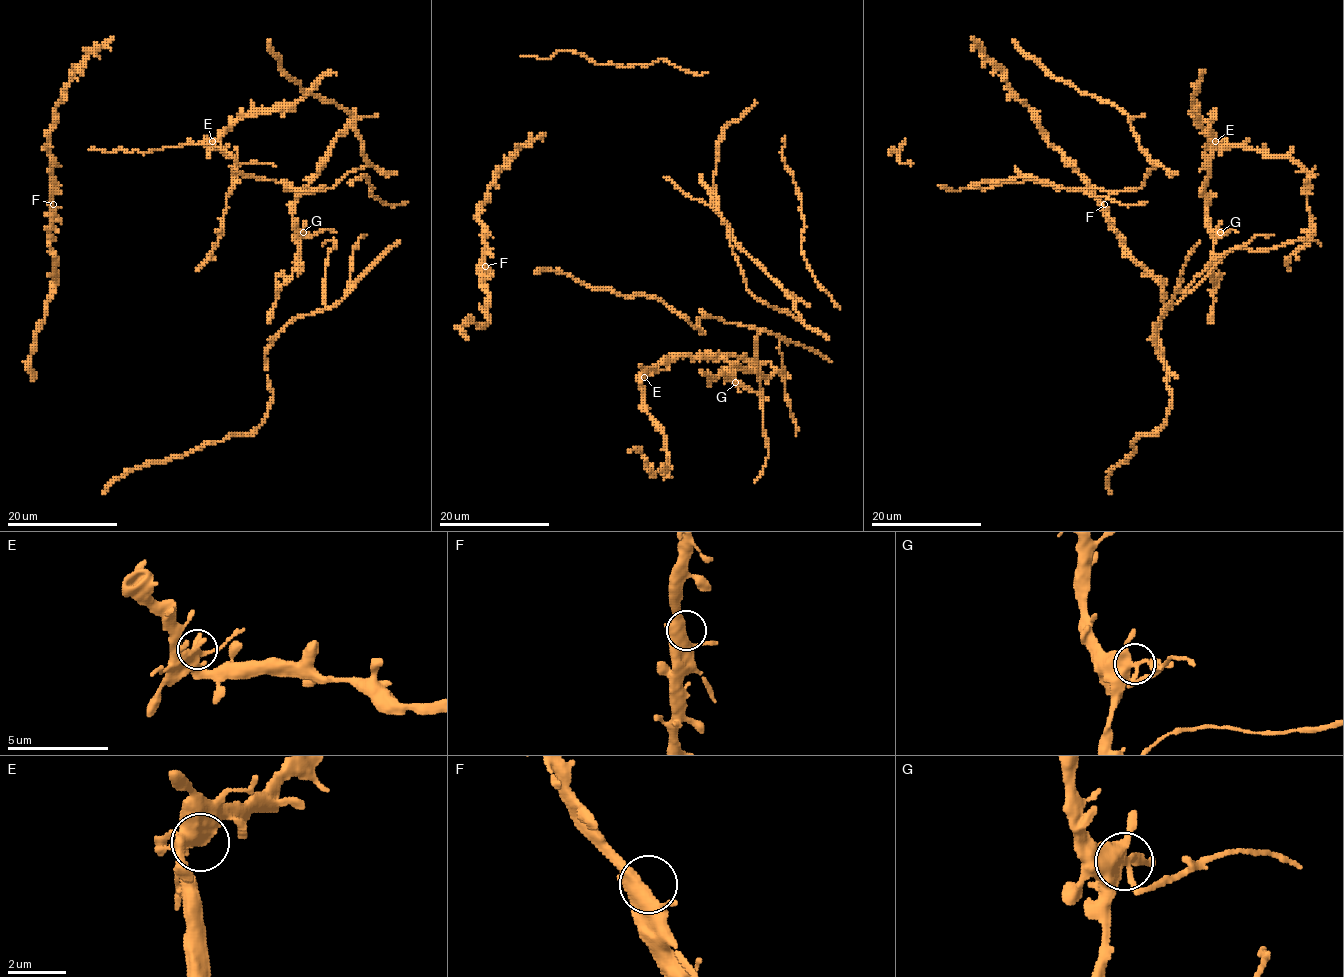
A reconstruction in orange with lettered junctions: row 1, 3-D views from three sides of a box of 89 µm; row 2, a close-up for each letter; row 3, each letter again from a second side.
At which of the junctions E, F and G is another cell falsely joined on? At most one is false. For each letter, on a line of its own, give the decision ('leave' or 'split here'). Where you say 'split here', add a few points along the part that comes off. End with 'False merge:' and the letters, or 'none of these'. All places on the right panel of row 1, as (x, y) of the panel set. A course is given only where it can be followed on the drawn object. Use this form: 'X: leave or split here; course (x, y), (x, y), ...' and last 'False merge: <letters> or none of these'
E: leave
F: leave
G: split here; course (1221, 231), (1221, 237), (1229, 230), (1237, 233)
False merge: G

